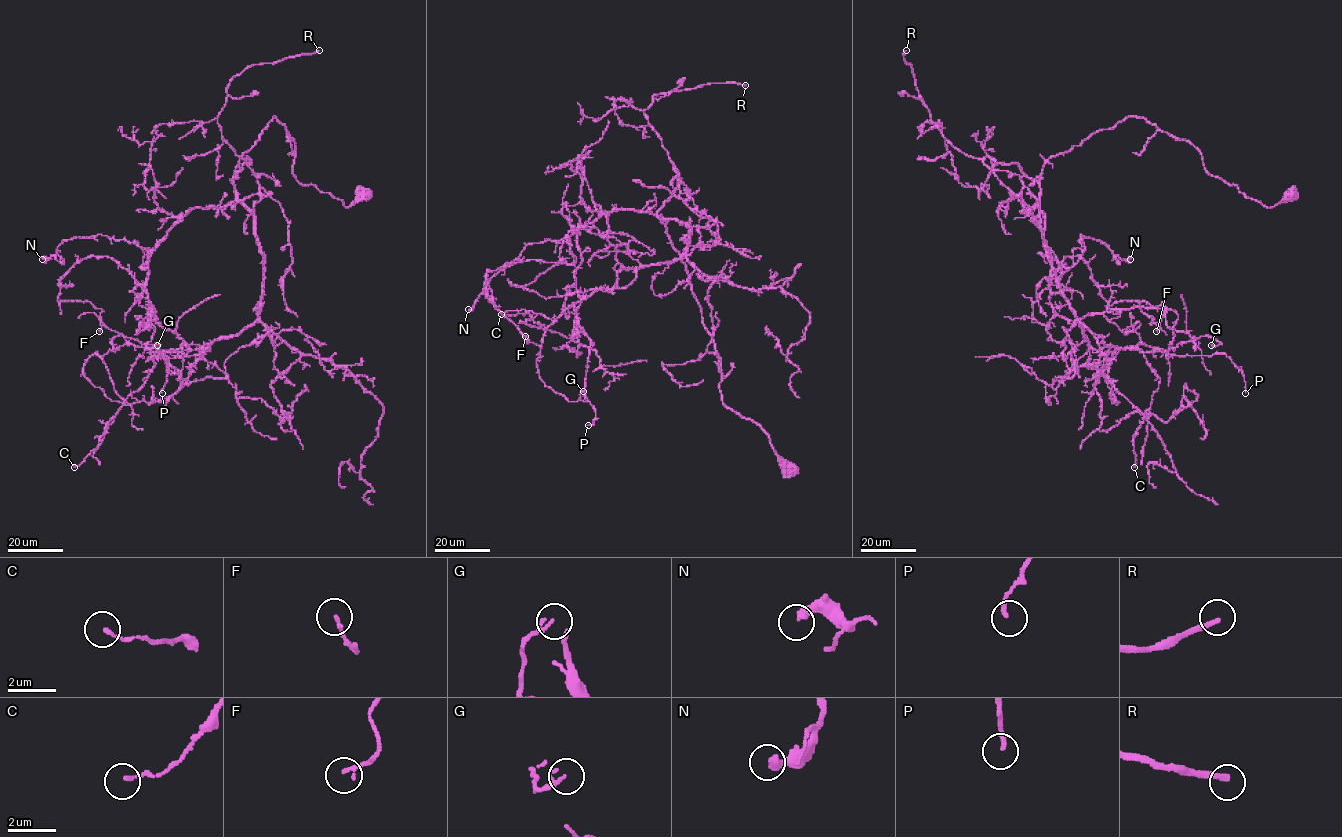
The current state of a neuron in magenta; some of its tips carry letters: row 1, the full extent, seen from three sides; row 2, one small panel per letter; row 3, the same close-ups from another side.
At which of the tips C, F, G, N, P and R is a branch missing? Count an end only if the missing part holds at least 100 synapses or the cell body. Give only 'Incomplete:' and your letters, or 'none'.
Incomplete: R

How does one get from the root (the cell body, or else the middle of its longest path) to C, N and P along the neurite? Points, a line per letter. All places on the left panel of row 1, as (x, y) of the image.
C: (363, 194), (302, 185), (274, 116), (233, 179), (258, 318), (209, 349), (149, 348), (74, 467)
N: (363, 194), (302, 185), (274, 116), (236, 198), (191, 208), (145, 269), (100, 234), (42, 259)
P: (363, 194), (302, 185), (274, 116), (233, 179), (258, 318), (209, 349), (149, 348), (168, 358), (162, 393)

